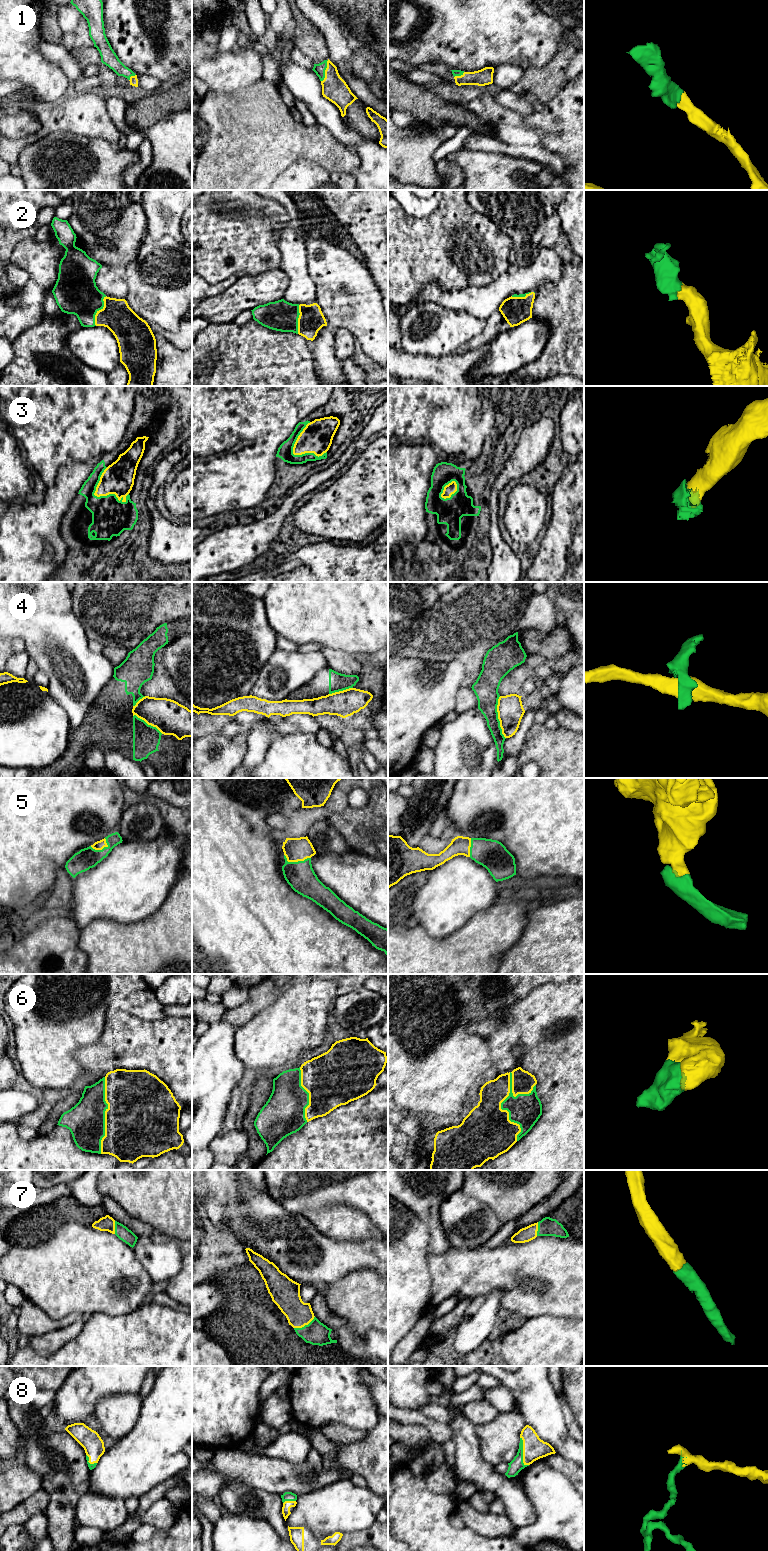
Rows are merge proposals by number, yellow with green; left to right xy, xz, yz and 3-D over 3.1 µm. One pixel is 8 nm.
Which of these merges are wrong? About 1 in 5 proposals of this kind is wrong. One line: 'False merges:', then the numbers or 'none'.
False merges: 4

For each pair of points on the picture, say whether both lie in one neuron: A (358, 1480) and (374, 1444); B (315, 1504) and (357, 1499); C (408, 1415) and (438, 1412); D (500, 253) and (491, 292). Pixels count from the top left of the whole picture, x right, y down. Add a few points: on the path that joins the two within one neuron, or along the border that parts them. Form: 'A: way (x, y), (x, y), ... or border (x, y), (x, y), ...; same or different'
A: border (351, 1474), (360, 1474), (368, 1486); different
B: way (325, 1504), (347, 1504); same
C: border (418, 1410), (427, 1417), (445, 1423); different
D: border (512, 266), (488, 284), (471, 286); different

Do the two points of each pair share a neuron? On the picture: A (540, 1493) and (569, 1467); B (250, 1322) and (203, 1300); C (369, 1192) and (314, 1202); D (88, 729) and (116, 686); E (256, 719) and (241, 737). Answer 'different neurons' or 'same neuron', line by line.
A: different neurons
B: different neurons
C: same neuron
D: same neuron
E: same neuron

